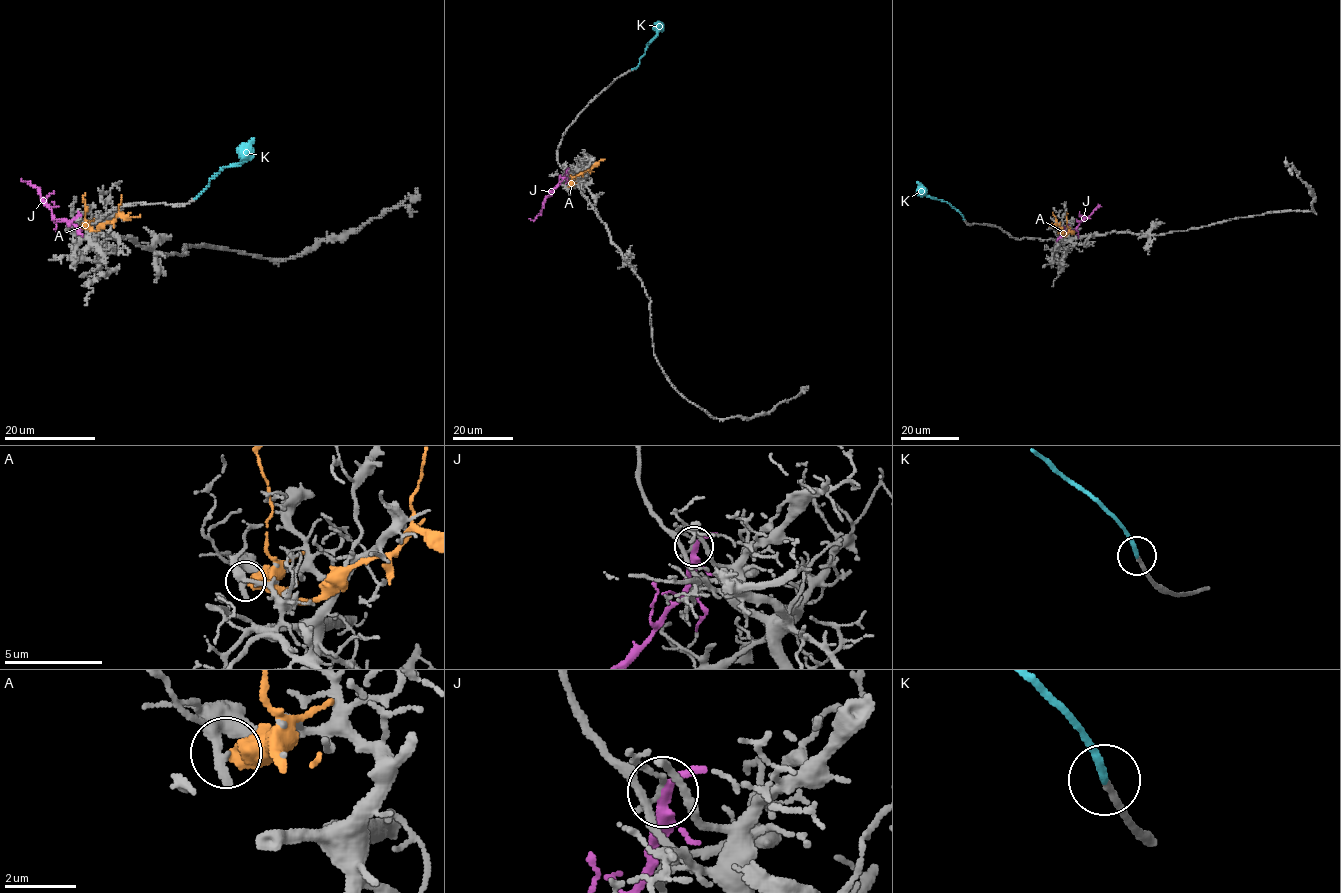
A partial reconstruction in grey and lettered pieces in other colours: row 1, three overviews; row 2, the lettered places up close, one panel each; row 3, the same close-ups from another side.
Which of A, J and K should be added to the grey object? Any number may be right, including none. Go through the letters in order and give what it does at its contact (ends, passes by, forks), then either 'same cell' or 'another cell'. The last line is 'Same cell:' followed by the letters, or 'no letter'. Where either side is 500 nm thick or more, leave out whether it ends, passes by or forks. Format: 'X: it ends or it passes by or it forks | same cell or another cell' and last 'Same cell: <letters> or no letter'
A: another cell
J: it forks | another cell
K: it ends | same cell
Same cell: K

